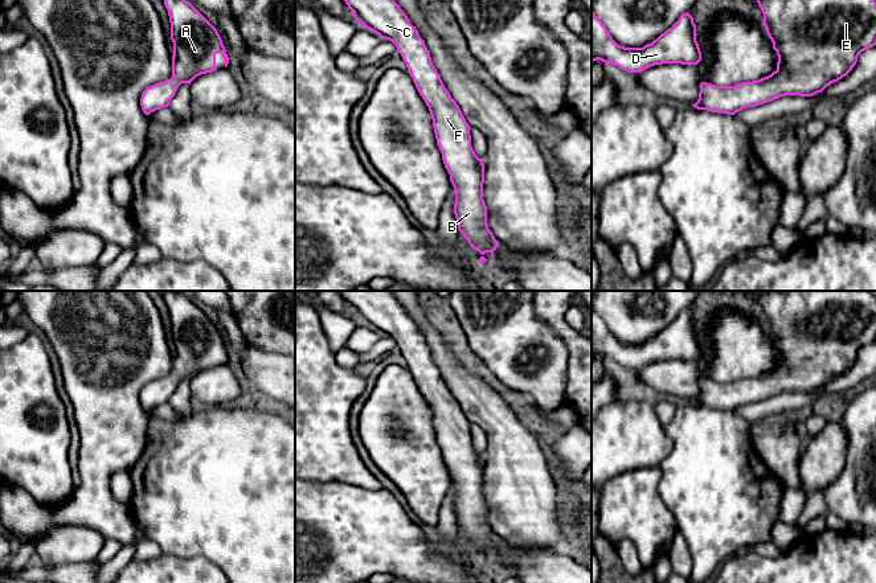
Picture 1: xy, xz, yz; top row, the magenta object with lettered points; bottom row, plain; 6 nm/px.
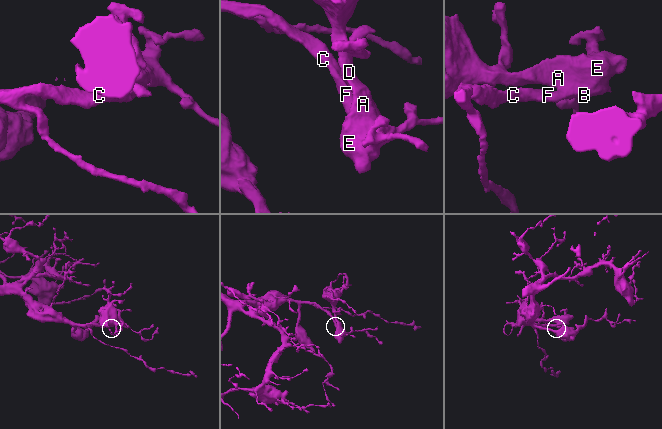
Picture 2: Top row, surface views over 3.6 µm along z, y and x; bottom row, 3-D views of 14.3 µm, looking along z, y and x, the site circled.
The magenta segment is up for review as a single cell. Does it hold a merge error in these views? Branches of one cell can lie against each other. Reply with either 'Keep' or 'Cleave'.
Keep

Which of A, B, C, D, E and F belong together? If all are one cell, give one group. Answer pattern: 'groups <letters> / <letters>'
groups A B C D E F

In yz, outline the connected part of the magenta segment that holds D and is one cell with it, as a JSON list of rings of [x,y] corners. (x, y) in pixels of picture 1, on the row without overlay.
[[[591,308],[591,358],[599,356],[630,369],[640,369],[662,360],[697,361],[701,348],[696,321],[687,308],[664,329],[643,344],[618,341],[602,317]]]

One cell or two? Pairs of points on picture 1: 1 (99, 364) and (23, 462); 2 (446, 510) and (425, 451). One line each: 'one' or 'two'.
1: two
2: two

